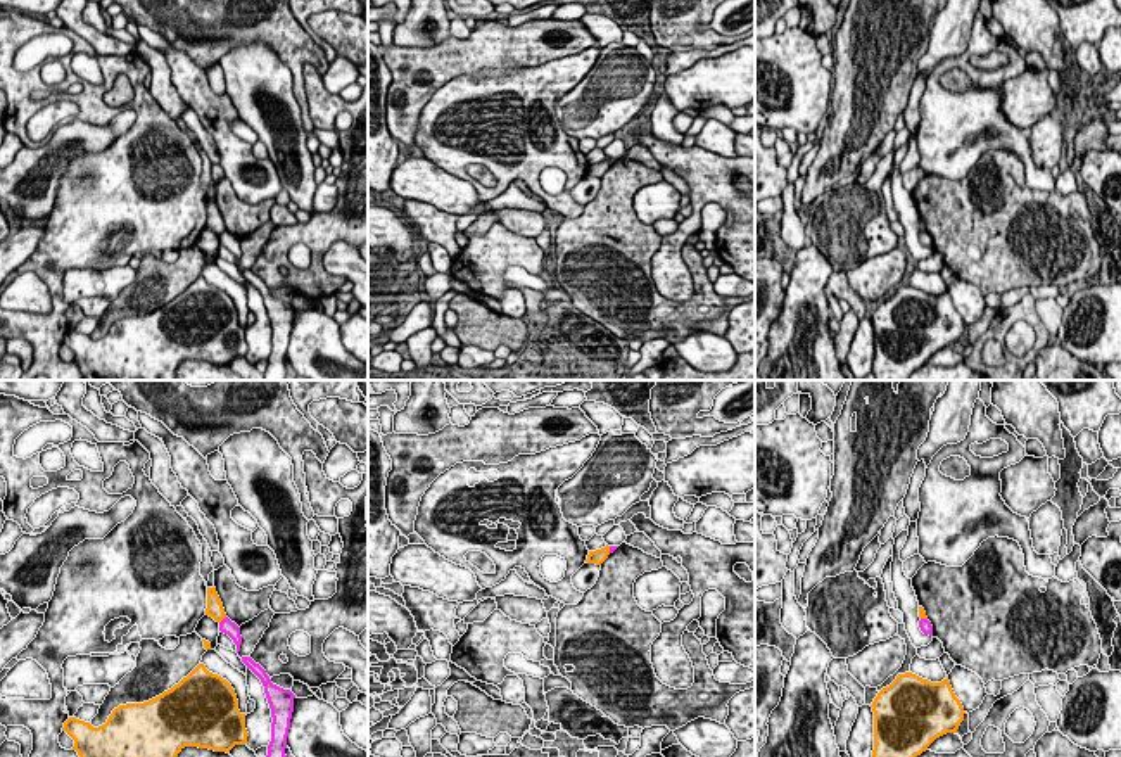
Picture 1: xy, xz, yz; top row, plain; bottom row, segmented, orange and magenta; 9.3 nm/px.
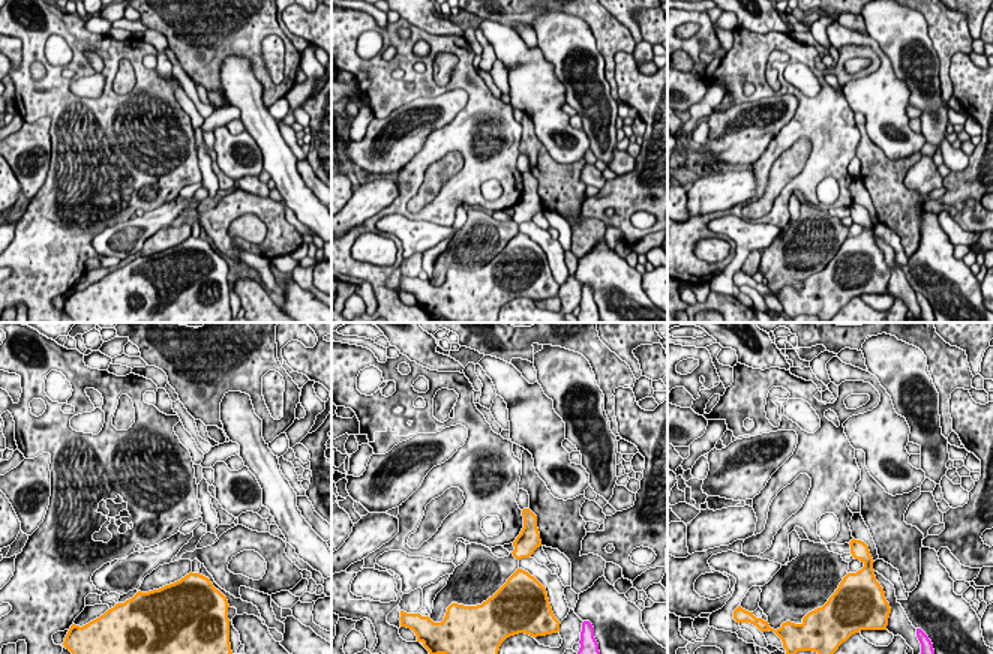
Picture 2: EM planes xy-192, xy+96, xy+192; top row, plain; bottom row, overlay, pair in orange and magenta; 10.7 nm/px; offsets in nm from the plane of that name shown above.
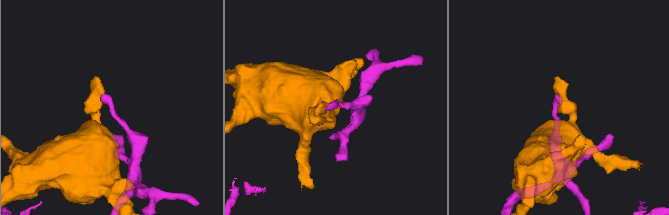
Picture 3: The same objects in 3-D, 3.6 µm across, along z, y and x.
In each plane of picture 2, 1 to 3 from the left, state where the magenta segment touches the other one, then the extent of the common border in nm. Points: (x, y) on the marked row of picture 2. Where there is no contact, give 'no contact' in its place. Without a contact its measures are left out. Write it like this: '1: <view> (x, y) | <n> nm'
1: no contact
2: no contact
3: no contact

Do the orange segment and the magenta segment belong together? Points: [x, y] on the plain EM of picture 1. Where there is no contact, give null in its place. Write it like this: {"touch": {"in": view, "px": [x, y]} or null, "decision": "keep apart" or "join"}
{"touch": {"in": "xy", "px": [223, 230]}, "decision": "keep apart"}

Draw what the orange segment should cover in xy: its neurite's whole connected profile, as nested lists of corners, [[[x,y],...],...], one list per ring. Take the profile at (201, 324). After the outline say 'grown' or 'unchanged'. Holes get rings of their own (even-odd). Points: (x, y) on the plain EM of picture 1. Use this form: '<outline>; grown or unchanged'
[[[204,277],[149,315],[119,318],[98,340],[69,330],[62,344],[74,353],[73,363],[85,380],[174,380],[185,359],[228,366],[235,358],[245,358],[249,349],[235,302],[226,292],[209,285]]]; unchanged

